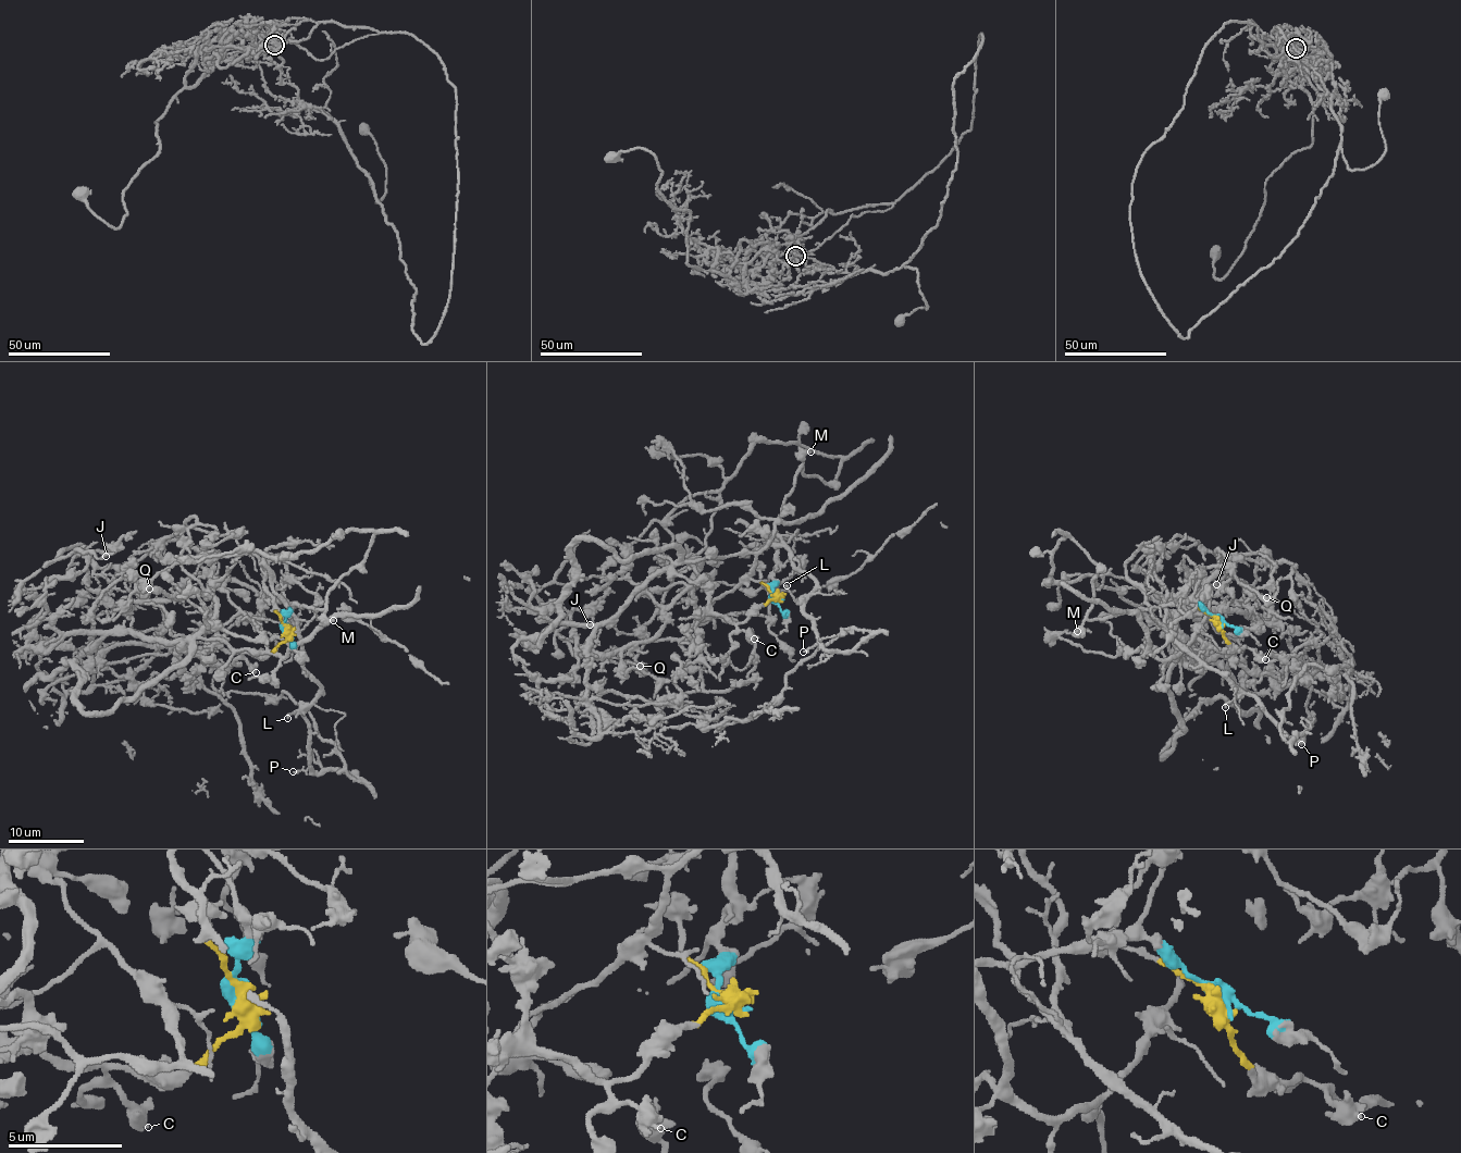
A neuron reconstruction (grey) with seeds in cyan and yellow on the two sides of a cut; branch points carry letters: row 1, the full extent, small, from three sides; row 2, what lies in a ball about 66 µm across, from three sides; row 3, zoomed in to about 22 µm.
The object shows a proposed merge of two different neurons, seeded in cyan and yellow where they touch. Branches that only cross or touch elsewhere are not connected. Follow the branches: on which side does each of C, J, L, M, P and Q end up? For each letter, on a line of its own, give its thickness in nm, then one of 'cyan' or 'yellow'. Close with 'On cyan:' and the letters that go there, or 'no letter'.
C: calibre 320 nm; yellow
J: calibre 150 nm; yellow
L: calibre 140 nm; cyan
M: calibre 340 nm; cyan
P: calibre 190 nm; cyan
Q: calibre 140 nm; yellow
On cyan: L, M, P

